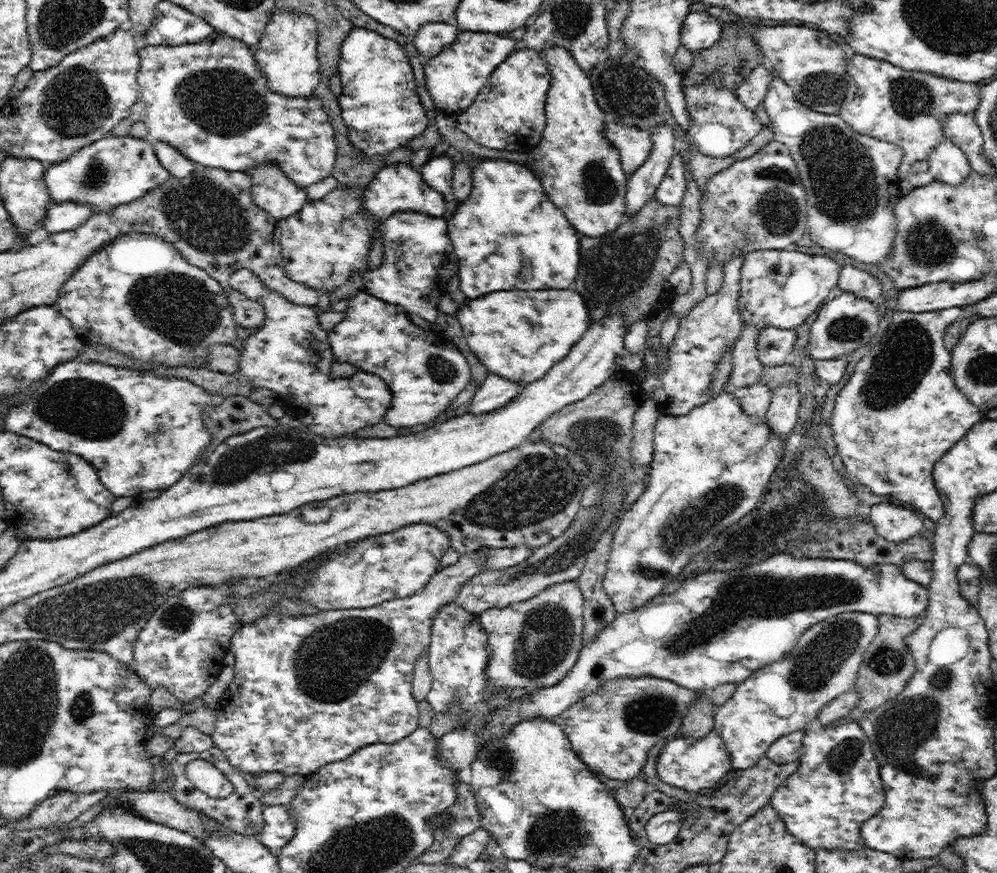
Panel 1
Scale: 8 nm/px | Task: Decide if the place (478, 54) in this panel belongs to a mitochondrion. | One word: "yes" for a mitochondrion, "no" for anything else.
no

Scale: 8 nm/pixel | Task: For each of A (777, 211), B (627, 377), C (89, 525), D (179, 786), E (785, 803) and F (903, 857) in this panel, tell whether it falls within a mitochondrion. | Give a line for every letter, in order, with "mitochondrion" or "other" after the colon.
A: mitochondrion
B: other
C: other
D: other
E: other
F: other

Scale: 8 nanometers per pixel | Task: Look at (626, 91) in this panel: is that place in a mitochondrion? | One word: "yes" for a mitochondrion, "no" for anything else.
yes

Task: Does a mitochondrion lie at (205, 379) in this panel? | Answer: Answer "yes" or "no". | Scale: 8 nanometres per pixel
no

